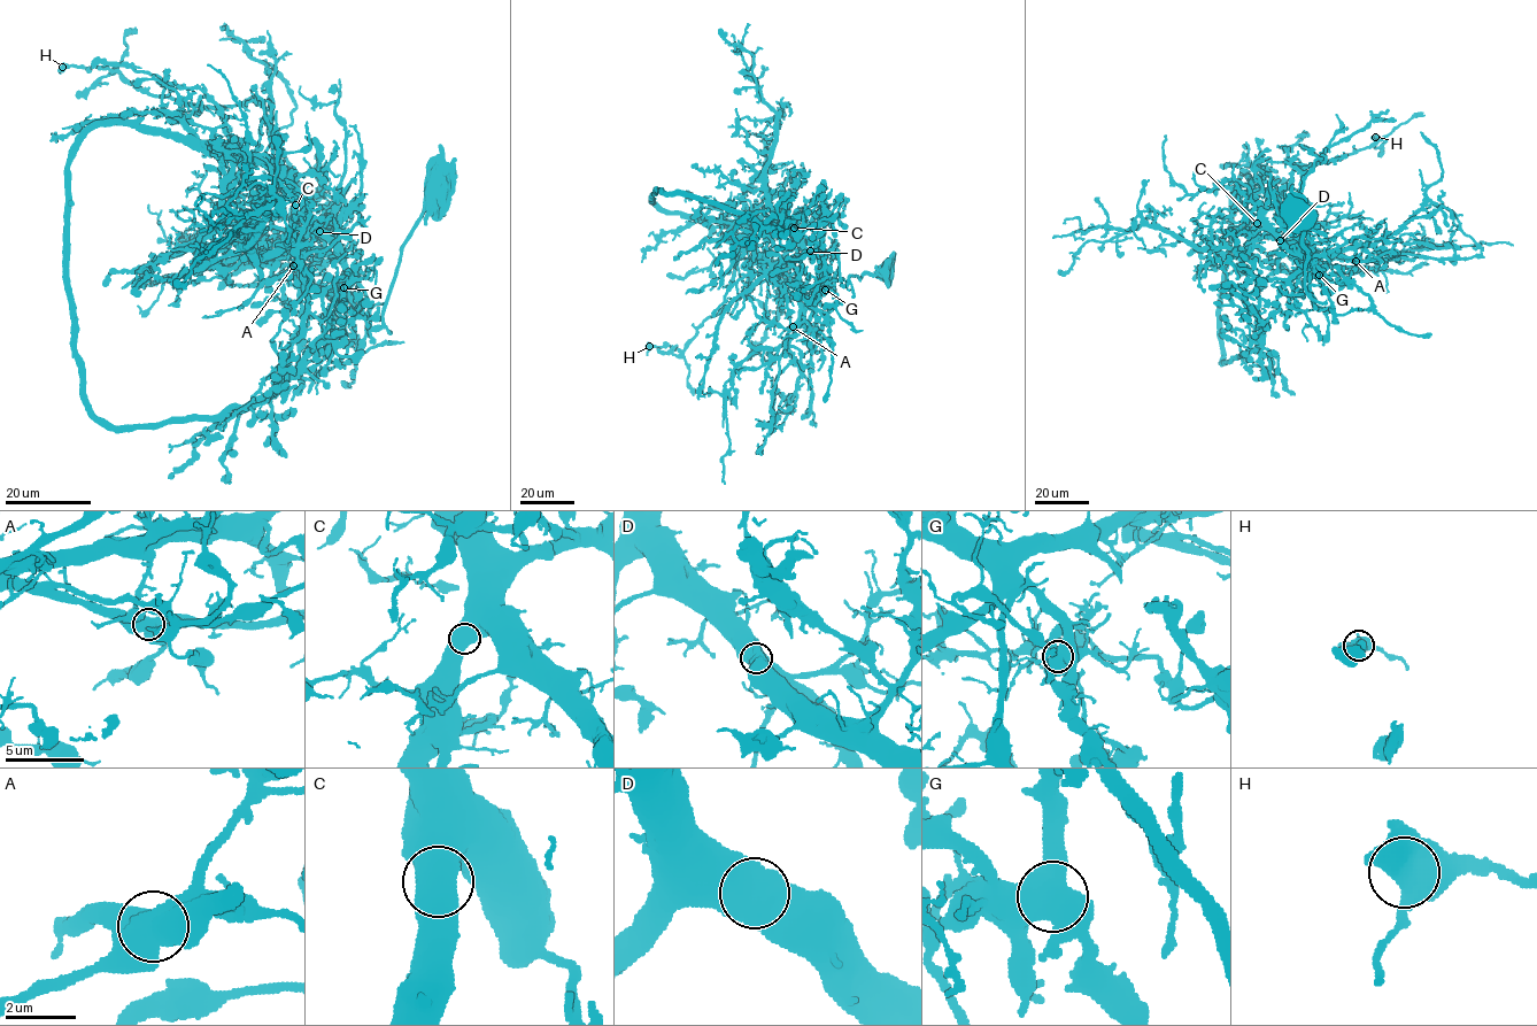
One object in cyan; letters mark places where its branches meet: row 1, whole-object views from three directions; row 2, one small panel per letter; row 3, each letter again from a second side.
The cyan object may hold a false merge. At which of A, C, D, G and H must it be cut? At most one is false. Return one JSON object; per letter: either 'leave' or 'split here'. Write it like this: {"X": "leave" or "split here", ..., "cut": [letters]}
{"A": "split here", "C": "leave", "D": "leave", "G": "leave", "H": "leave", "cut": ["A"]}

